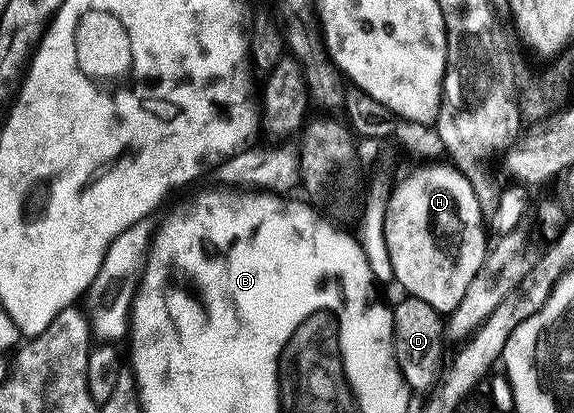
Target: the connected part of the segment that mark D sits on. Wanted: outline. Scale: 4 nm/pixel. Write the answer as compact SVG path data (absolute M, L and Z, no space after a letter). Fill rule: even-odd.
M402 296L402 301L392 306L393 312L393 350L399 371L410 390L432 390L443 376L445 357L445 339L447 325L442 314L431 307L431 303L423 303L423 299ZM445 357L445 358L444 358ZM441 360L442 365L441 365Z

